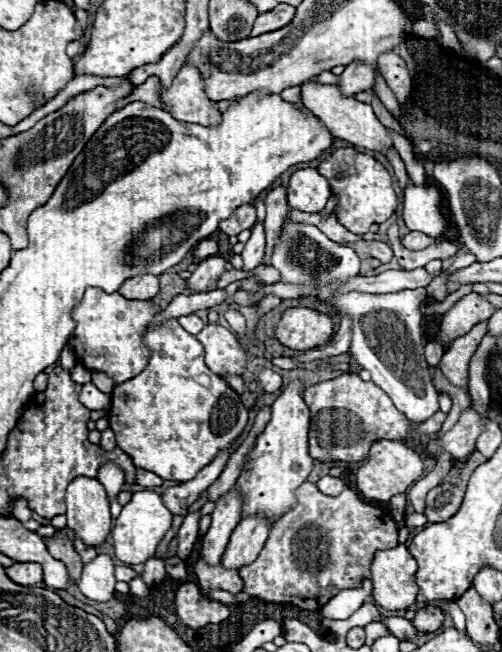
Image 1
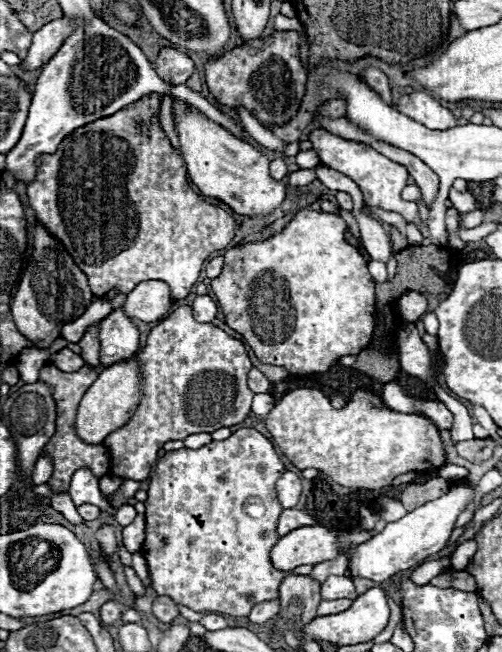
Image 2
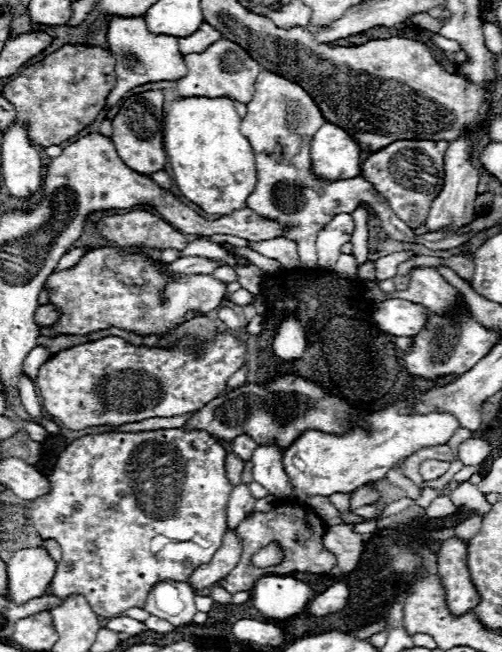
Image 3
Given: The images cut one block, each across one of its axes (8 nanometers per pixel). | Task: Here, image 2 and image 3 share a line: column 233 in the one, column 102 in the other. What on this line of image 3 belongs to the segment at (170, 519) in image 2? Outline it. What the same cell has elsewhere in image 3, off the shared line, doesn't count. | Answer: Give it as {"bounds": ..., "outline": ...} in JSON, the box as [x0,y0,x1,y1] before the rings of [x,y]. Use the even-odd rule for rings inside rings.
{"bounds":[30,428,232,618],"outline":[[[170,428],[170,430],[152,430],[152,432],[126,432],[126,434],[114,434],[114,432],[102,432],[102,434],[90,434],[84,438],[74,440],[70,446],[66,446],[56,462],[56,468],[48,476],[50,480],[50,492],[46,496],[40,496],[30,506],[30,516],[34,522],[34,528],[44,540],[56,540],[62,546],[62,560],[58,562],[56,576],[52,580],[52,594],[66,598],[70,594],[84,594],[90,608],[104,618],[120,616],[128,608],[144,608],[146,596],[150,594],[150,588],[158,584],[158,580],[186,580],[198,566],[208,564],[214,556],[214,552],[222,546],[222,536],[226,532],[226,508],[230,500],[232,486],[226,478],[226,450],[206,432],[194,430],[184,432],[182,428]]]}

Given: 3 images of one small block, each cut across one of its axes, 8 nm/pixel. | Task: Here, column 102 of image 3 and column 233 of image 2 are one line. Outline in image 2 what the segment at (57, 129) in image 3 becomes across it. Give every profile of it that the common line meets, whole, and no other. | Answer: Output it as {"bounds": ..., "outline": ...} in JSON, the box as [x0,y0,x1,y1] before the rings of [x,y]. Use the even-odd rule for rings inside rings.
{"bounds":[206,30,306,124],"outline":[[[276,30],[268,38],[248,40],[242,46],[206,62],[206,84],[220,104],[230,108],[242,104],[262,124],[284,124],[298,112],[306,90],[306,70],[300,64],[298,46],[300,36],[292,30]]]}

